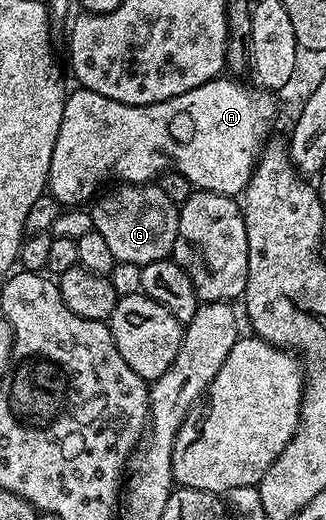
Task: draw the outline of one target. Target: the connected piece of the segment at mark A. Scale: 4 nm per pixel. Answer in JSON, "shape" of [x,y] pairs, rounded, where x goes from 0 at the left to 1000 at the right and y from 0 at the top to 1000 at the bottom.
{"shape":[[[690,150],[650,152],[574,179],[549,179],[549,187],[463,202],[390,202],[340,194],[340,187],[316,187],[316,179],[215,173],[193,210],[193,240],[181,240],[181,263],[169,263],[169,294],[156,294],[147,373],[202,400],[245,400],[301,373],[298,358],[319,344],[359,344],[347,348],[374,354],[454,354],[509,327],[509,306],[531,313],[528,327],[574,340],[601,365],[736,377],[770,348],[776,323],[788,319],[788,302],[816,265],[813,231],[825,233],[837,219],[850,221],[856,206],[828,177],[773,165],[748,167],[715,152]]]}

